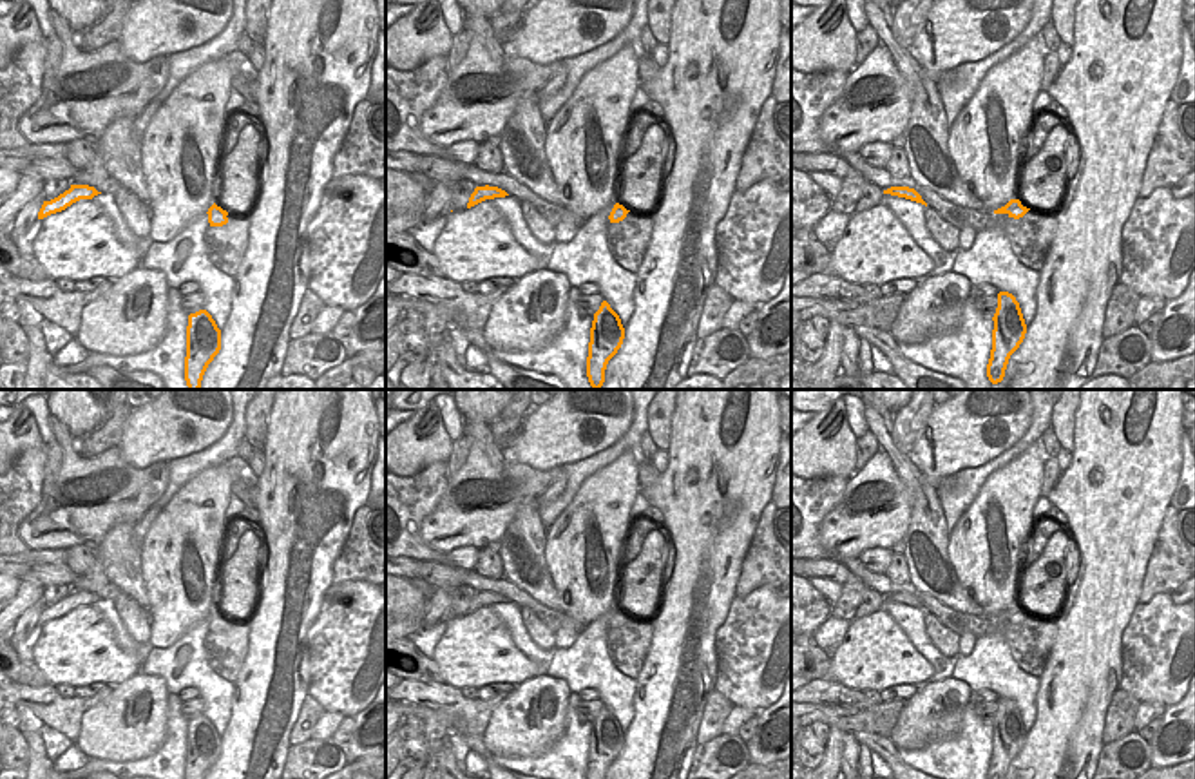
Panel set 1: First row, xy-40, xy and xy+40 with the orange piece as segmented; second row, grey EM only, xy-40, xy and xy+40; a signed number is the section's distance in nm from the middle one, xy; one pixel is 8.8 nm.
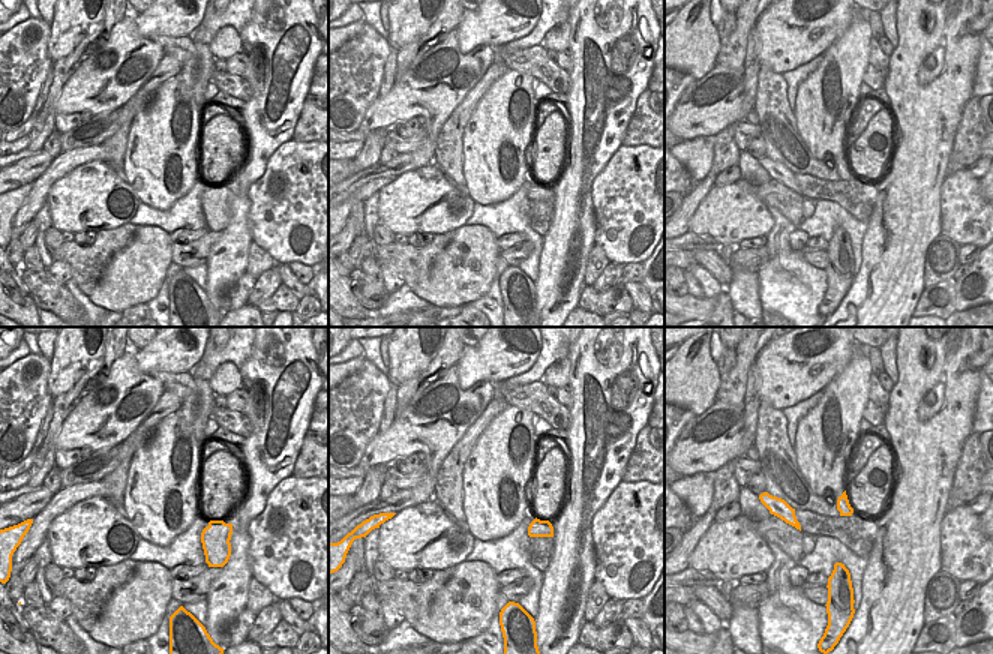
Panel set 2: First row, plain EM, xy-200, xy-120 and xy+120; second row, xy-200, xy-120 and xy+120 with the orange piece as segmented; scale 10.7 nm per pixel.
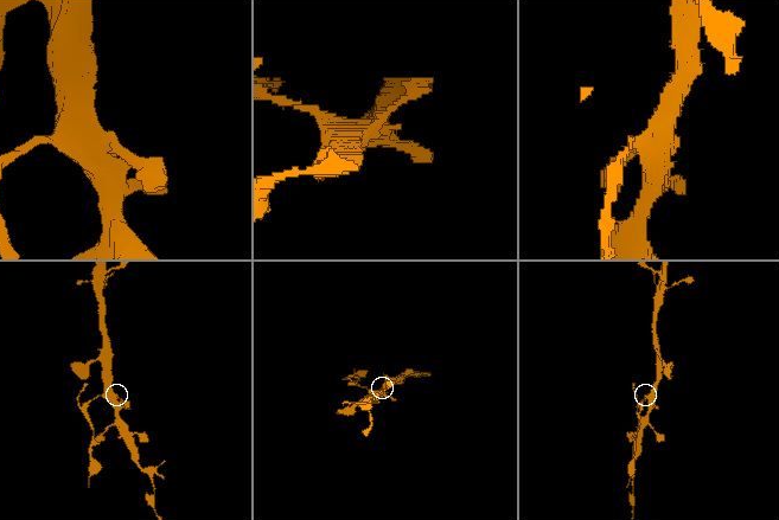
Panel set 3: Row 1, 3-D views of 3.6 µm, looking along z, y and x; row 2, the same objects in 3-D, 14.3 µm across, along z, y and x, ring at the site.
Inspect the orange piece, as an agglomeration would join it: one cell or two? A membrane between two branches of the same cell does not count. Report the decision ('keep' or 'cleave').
cleave

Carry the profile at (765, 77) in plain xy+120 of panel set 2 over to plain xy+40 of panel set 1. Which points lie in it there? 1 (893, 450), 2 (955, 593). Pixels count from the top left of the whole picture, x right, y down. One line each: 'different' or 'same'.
1: same
2: same

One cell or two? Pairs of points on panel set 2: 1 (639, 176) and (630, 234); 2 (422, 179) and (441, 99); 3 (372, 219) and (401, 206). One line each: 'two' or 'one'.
1: one
2: two
3: two

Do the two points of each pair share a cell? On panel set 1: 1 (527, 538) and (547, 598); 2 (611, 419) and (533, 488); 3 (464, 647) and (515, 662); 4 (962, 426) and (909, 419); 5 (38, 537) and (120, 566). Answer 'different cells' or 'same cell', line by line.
1: same cell
2: different cells
3: same cell
4: different cells
5: different cells

